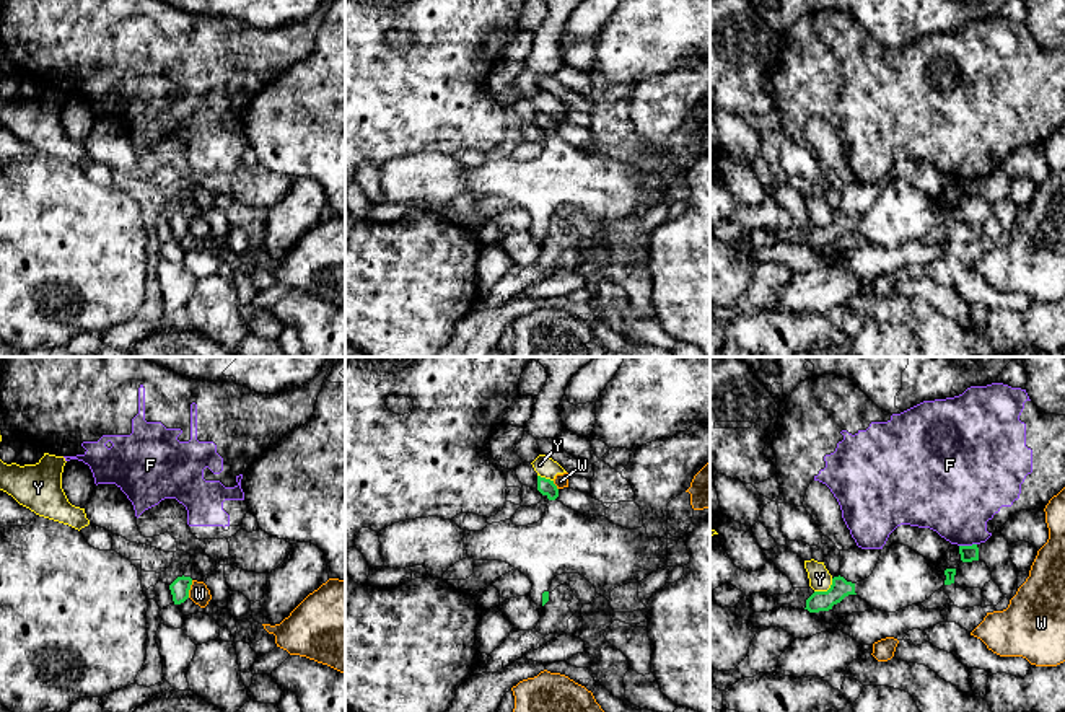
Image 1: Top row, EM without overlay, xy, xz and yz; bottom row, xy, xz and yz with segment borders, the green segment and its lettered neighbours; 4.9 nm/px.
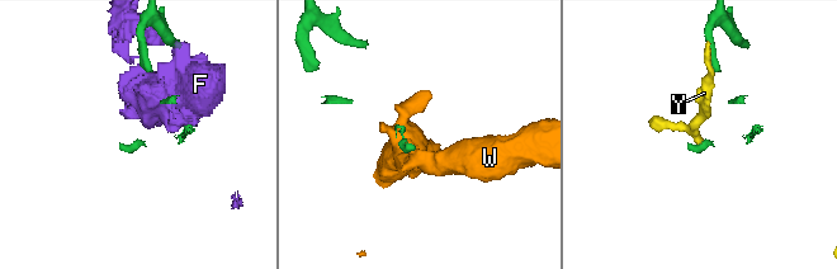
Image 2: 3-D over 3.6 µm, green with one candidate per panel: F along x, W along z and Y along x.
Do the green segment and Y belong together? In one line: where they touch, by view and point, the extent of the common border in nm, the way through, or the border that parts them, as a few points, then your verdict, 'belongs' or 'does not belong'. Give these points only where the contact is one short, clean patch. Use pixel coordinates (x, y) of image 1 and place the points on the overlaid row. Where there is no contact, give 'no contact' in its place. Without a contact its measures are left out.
contact yz (828, 590); length 120 nm; does not belong

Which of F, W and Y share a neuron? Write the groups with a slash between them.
F / W Y

